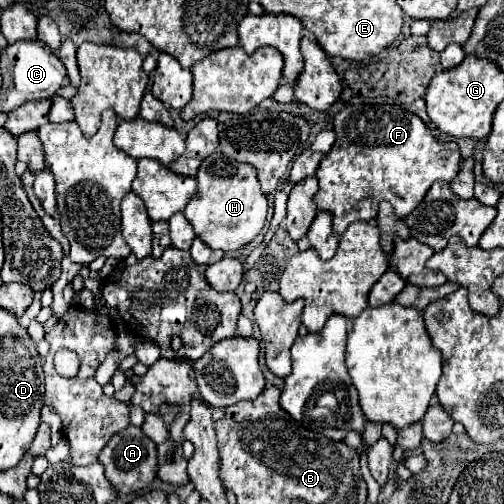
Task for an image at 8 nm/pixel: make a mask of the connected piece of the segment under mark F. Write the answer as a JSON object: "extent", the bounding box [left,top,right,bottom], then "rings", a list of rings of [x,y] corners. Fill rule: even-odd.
{"extent":[314,104,460,234],"rings":[[[396,104],[346,106],[334,116],[334,132],[336,142],[316,172],[320,190],[314,202],[318,210],[332,214],[336,234],[352,222],[376,218],[382,200],[388,200],[396,216],[404,218],[436,180],[450,182],[460,170],[458,144],[438,140],[422,118]]]}

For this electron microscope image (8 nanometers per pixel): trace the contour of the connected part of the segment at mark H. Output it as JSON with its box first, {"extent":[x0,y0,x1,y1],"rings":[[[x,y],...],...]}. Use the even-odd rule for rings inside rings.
{"extent":[184,152,268,252],"rings":[[[222,152],[208,156],[196,174],[198,188],[192,194],[192,200],[186,204],[184,216],[192,224],[198,238],[210,248],[220,248],[224,252],[242,248],[252,242],[256,234],[264,228],[268,200],[260,188],[256,168],[250,164],[226,158]]]}

